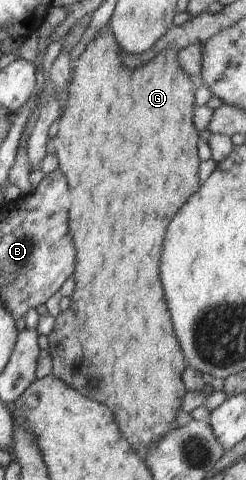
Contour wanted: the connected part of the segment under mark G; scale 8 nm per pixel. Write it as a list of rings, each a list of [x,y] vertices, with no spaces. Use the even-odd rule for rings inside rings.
[[[106,26],[100,30],[77,59],[72,60],[73,74],[68,87],[68,104],[62,116],[57,120],[59,128],[54,137],[55,155],[71,189],[73,205],[71,205],[71,215],[69,215],[69,229],[71,229],[75,251],[77,251],[77,263],[75,263],[75,273],[73,273],[77,287],[70,297],[69,308],[55,317],[54,328],[48,335],[48,352],[52,357],[52,376],[64,381],[85,397],[105,403],[113,411],[121,435],[129,441],[129,445],[137,454],[142,455],[151,444],[154,444],[155,440],[170,432],[170,429],[178,427],[175,417],[177,411],[182,409],[182,401],[188,390],[181,379],[183,369],[185,369],[185,359],[179,349],[179,343],[177,343],[177,337],[171,325],[171,317],[167,313],[163,287],[159,281],[159,255],[163,249],[163,235],[167,231],[169,221],[181,209],[181,205],[199,189],[199,177],[197,177],[199,163],[201,163],[197,157],[197,137],[199,137],[197,133],[199,131],[193,125],[193,107],[196,106],[194,93],[197,83],[182,70],[177,48],[162,49],[150,62],[137,69],[129,69],[123,65],[120,49],[115,36]]]

